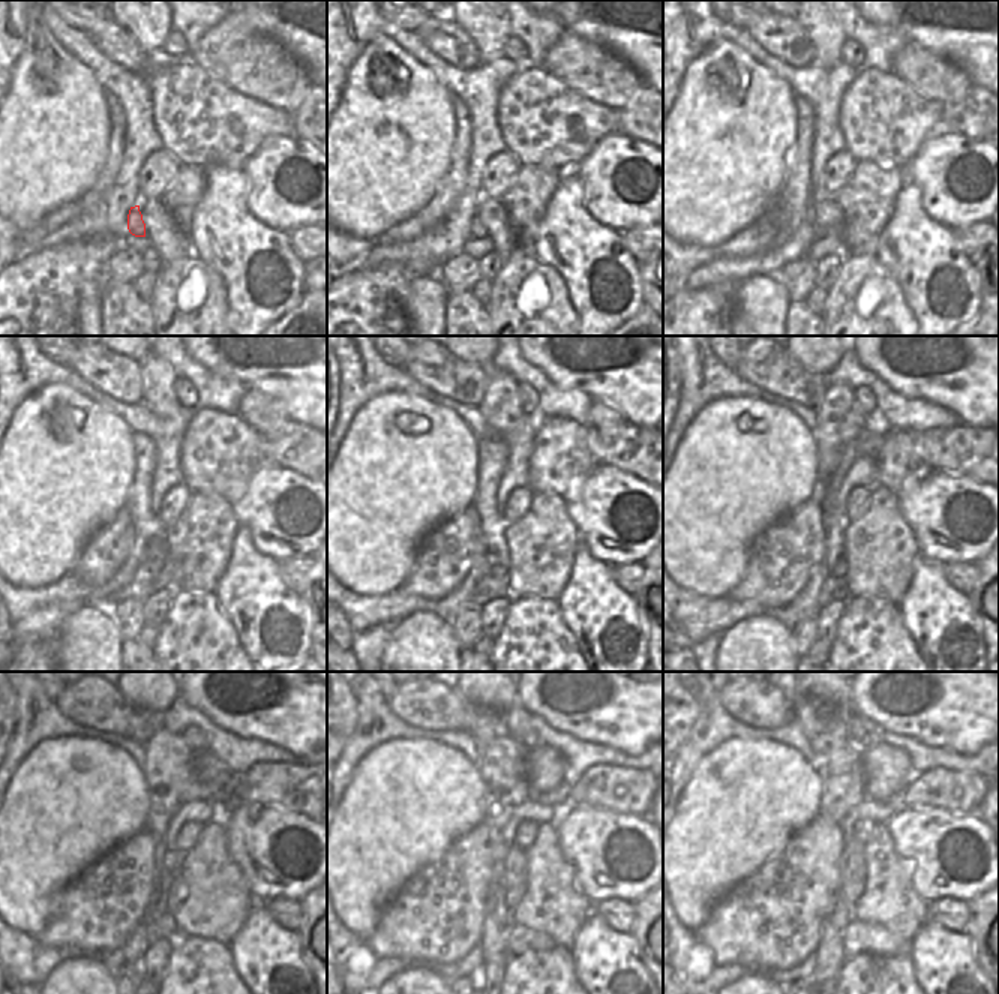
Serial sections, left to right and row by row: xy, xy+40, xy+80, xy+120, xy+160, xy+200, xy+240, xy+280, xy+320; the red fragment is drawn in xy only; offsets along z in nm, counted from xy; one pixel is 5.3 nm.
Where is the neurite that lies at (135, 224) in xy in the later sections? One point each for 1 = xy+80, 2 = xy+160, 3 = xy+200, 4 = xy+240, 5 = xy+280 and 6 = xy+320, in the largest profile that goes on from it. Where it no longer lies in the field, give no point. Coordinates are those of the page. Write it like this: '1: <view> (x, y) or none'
1: xy+80 (818, 231)
2: xy+160 (498, 568)
3: xy+200 (840, 567)
4: xy+240 (177, 891)
5: xy+280 (515, 864)
6: xy+320 (852, 858)

